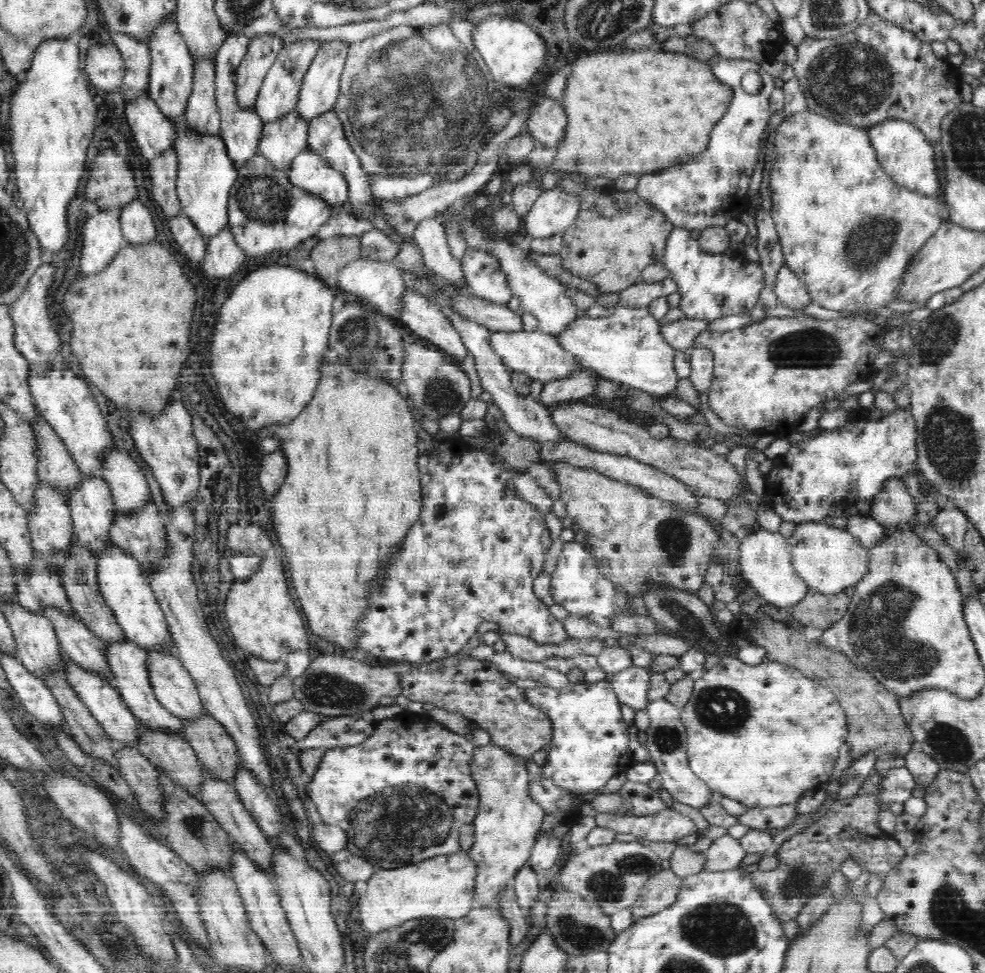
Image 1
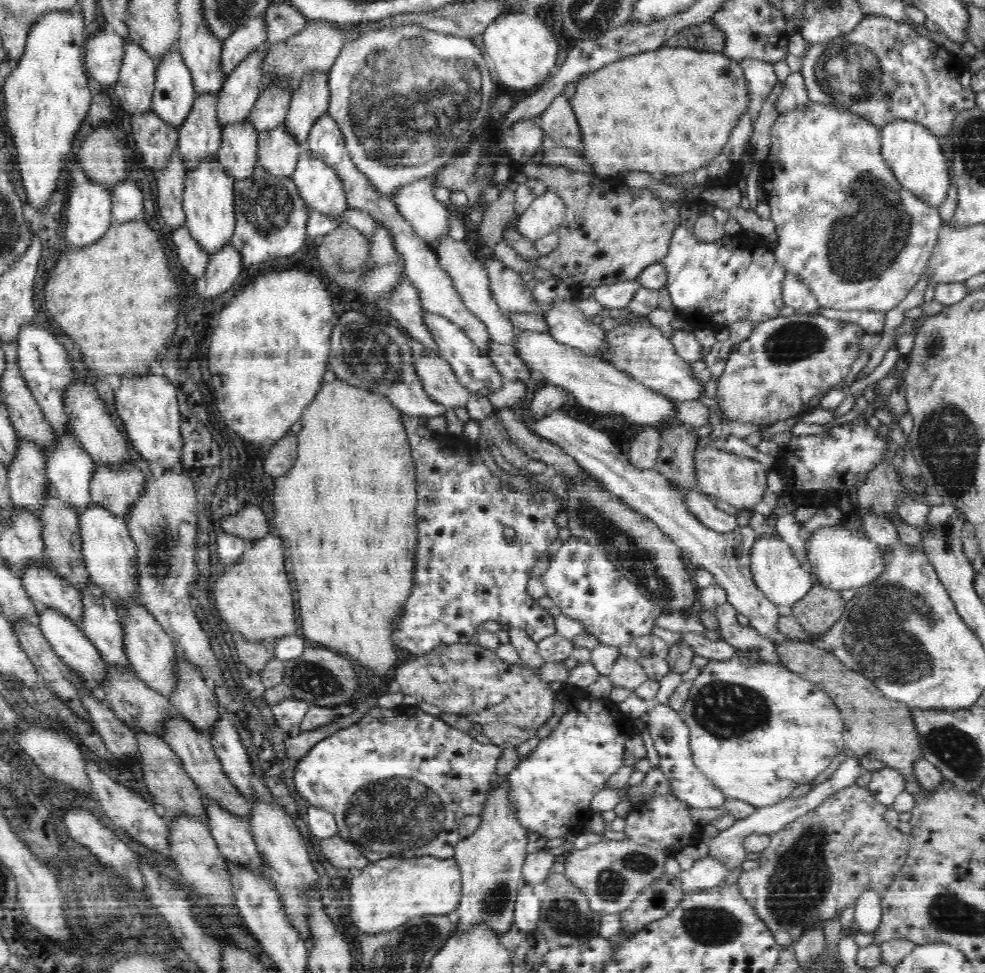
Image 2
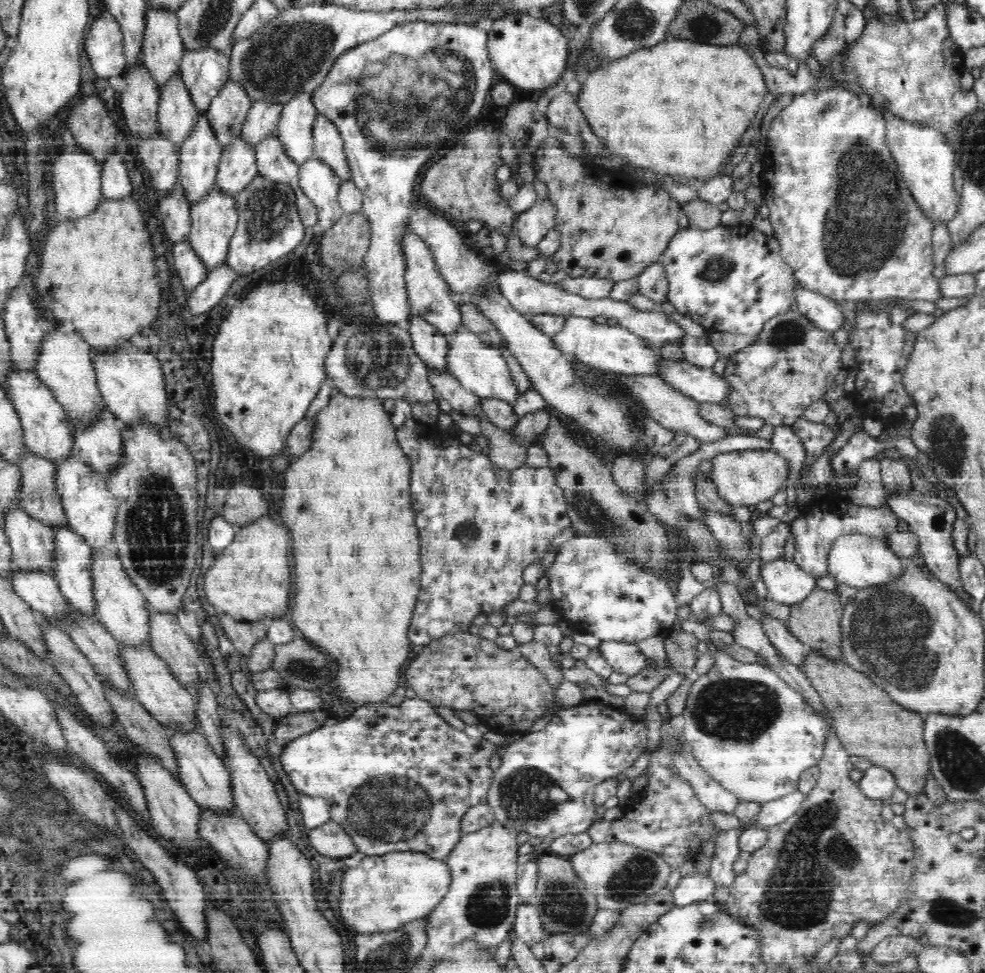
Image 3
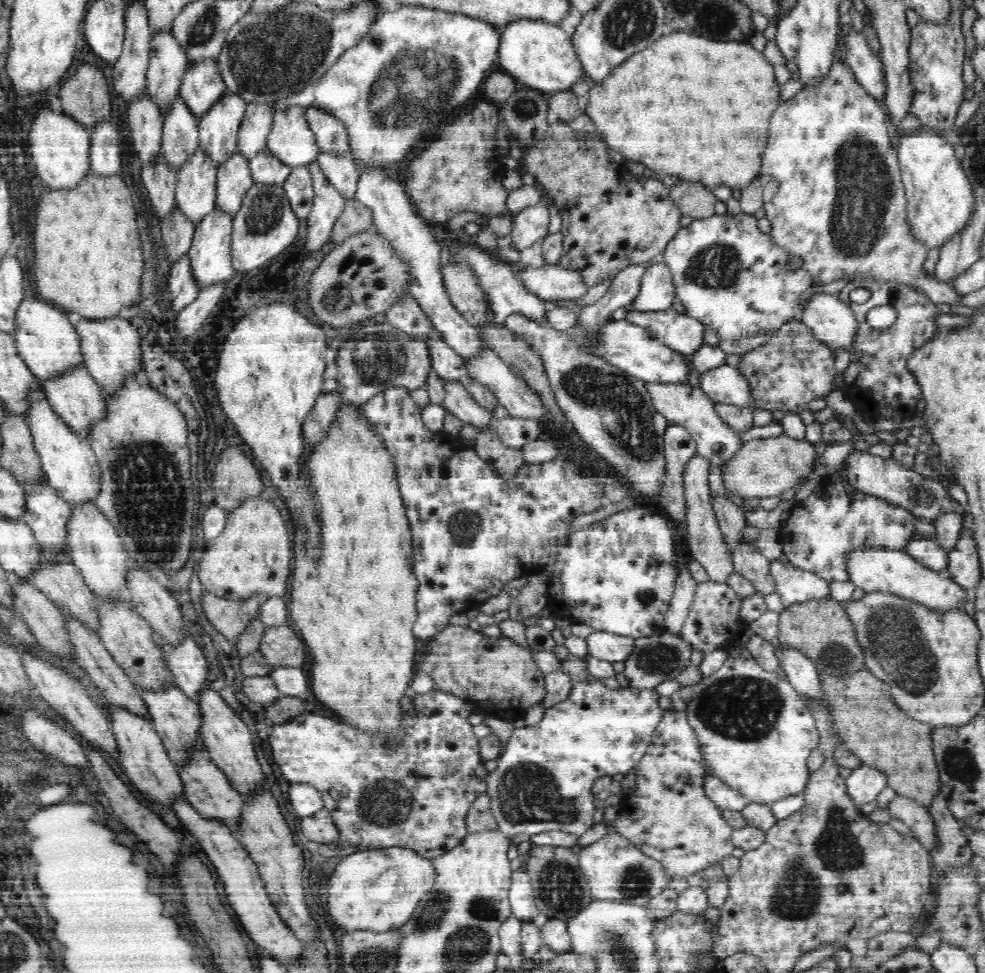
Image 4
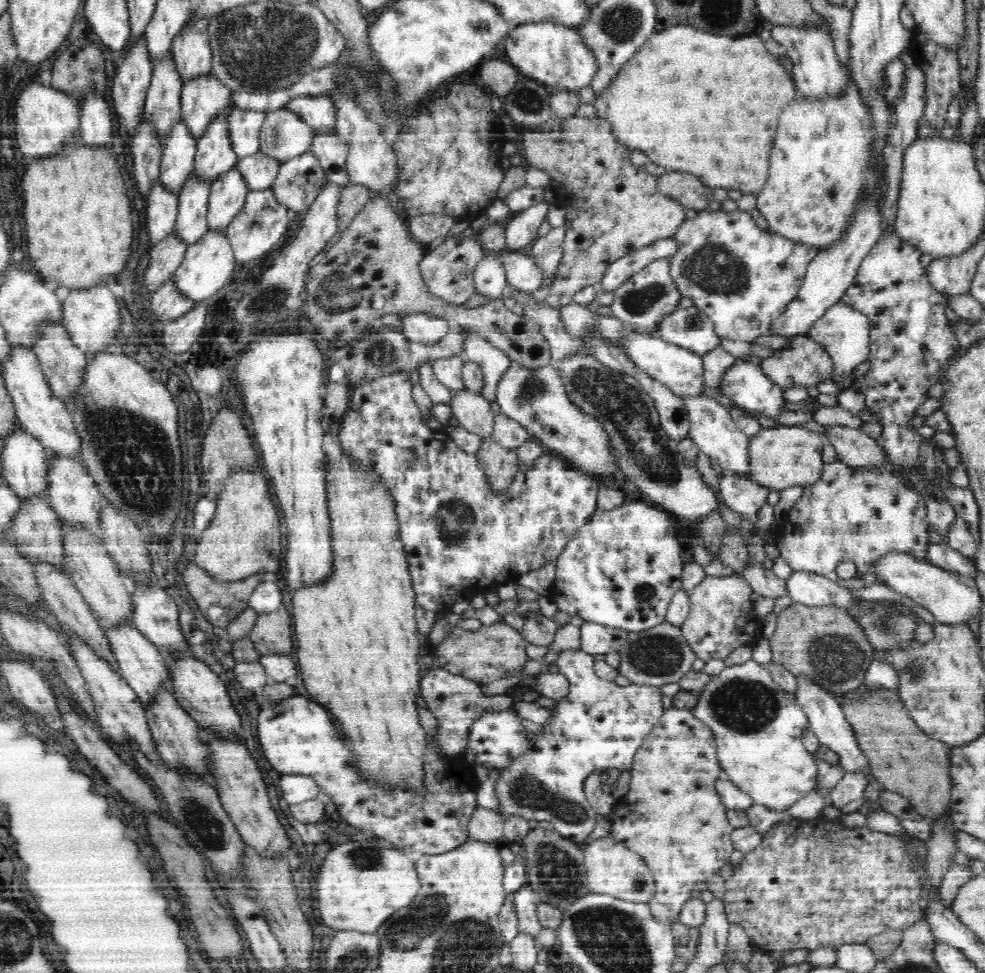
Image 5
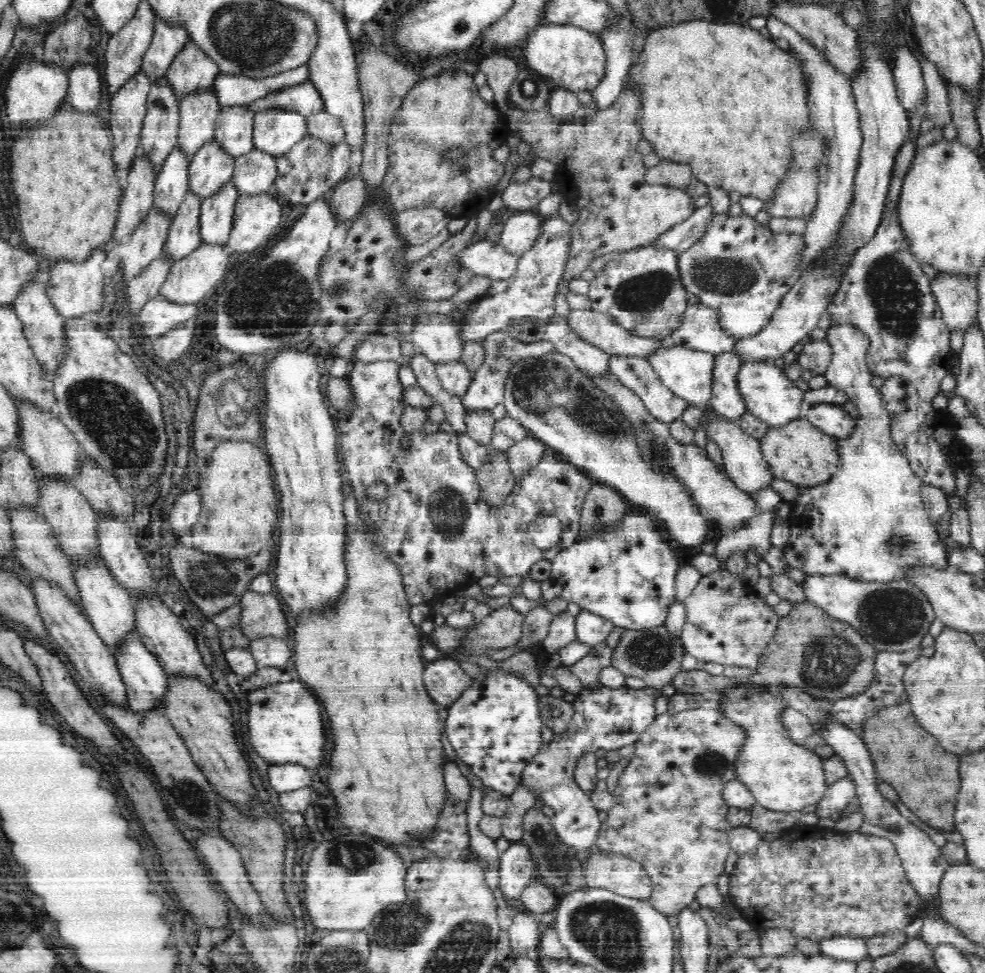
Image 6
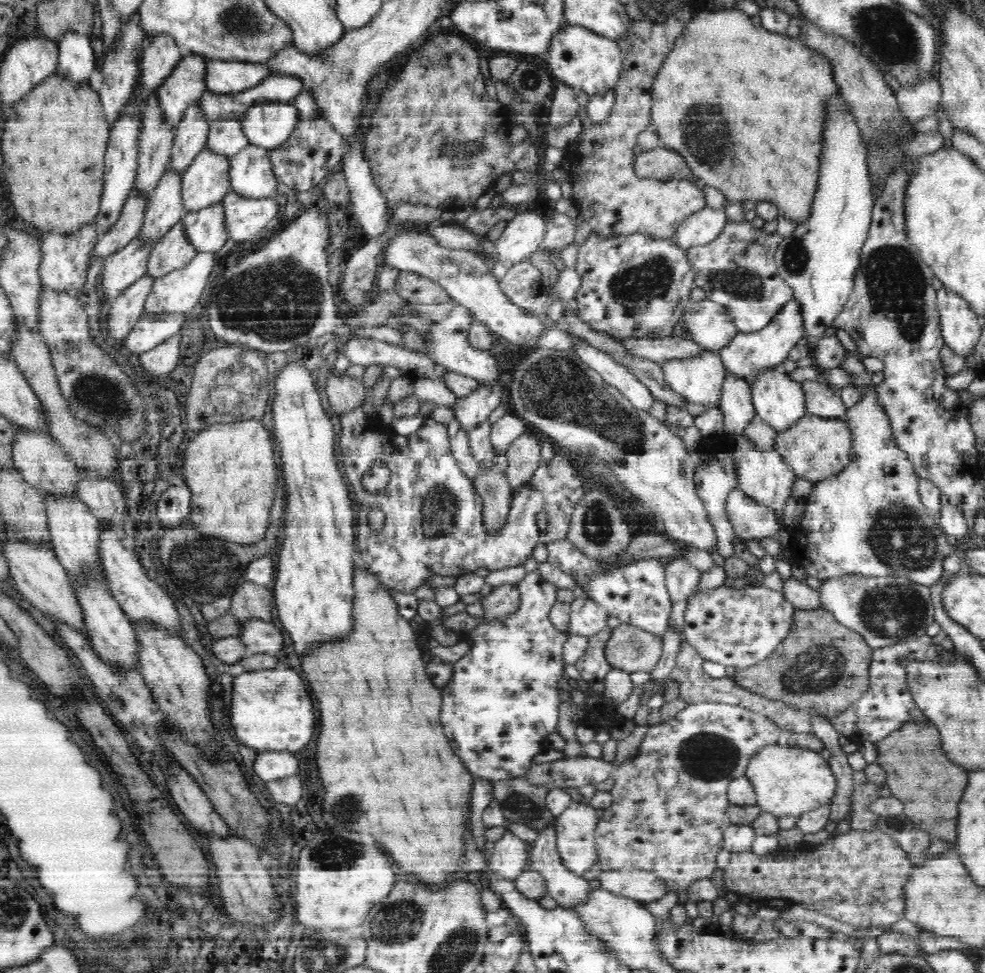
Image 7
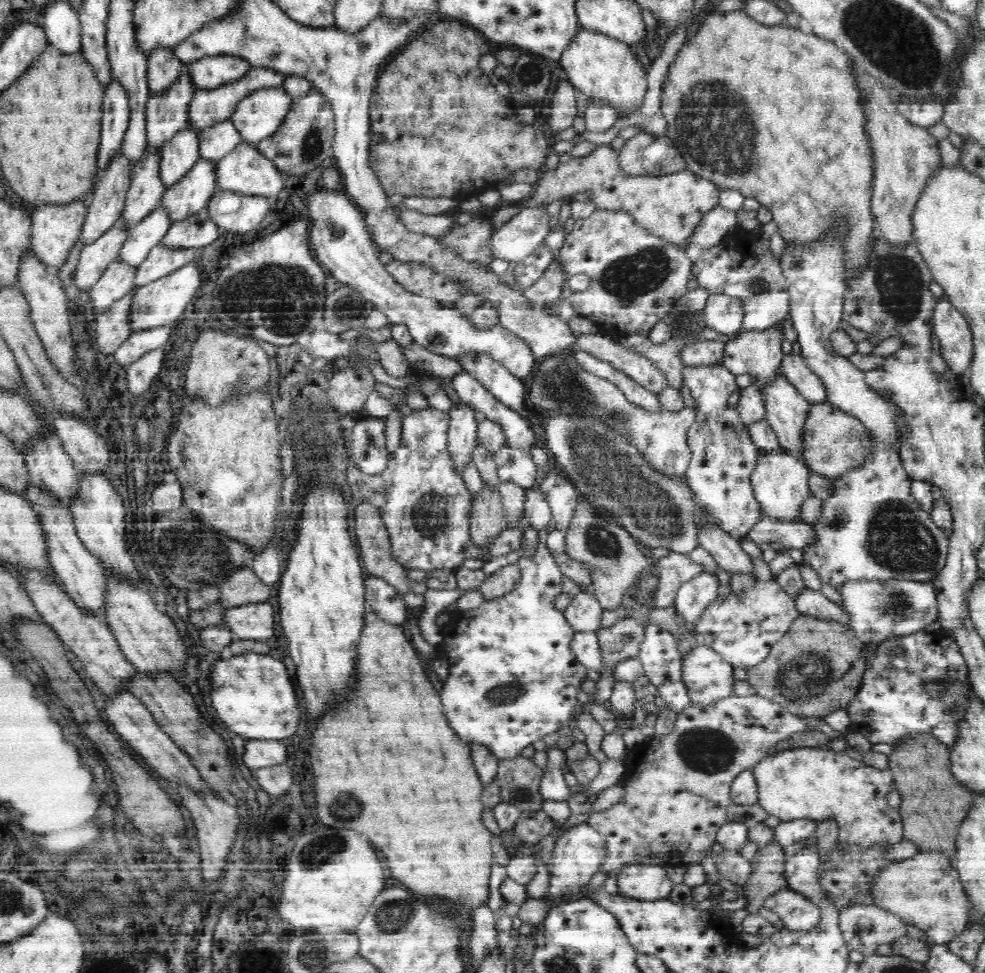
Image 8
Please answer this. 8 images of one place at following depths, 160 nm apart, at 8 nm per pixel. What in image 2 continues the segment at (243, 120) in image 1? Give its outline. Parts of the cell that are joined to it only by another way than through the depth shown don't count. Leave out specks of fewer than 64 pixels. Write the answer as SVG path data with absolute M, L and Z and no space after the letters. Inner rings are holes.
M264 14L236 28L236 30L232 32L225 41L223 41L223 48L220 57L220 65L222 65L222 68L220 68L220 71L224 71L224 80L231 74L234 68L244 60L244 58L267 41L268 25L266 25L266 17L264 17ZM249 120L224 126L221 140L222 144L216 155L218 156L219 163L224 166L224 173L232 177L235 182L244 181L252 177L254 170L257 168L258 137L258 130L252 126Z

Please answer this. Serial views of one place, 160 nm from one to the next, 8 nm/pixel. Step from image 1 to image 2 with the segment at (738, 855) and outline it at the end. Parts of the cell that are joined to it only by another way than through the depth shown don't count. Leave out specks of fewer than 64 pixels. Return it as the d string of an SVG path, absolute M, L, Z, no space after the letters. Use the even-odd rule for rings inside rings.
M706 856L698 859L692 868L683 869L677 877L686 895L692 890L698 892L722 884L727 874L728 870L721 862Z

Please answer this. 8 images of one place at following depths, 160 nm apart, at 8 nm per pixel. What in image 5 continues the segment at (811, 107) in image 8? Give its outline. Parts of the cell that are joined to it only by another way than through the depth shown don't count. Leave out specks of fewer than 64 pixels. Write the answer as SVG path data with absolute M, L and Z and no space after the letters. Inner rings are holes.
M676 25L661 31L658 30L656 34L650 36L647 42L640 47L640 50L628 62L624 63L616 78L612 80L612 84L609 84L608 88L600 96L597 96L593 105L597 110L596 118L604 119L605 122L608 122L616 140L628 147L628 150L638 149L643 151L650 162L659 164L667 171L693 174L700 180L701 184L712 190L716 188L738 190L743 194L757 196L766 185L769 176L768 152L770 152L772 144L776 140L774 132L776 132L776 120L780 120L780 108L784 108L784 104L788 104L788 102L792 102L798 97L796 89L793 77L786 72L781 59L764 52L764 41L760 39L757 33L742 36L742 38L732 38L732 36L702 32L702 30L690 28L690 26Z

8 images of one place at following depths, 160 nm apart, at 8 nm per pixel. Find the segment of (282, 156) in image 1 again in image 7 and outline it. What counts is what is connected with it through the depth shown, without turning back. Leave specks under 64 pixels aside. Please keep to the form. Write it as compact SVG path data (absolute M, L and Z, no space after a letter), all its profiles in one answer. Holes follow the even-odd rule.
M248 145L229 157L232 191L244 197L267 198L276 195L278 183L267 148Z

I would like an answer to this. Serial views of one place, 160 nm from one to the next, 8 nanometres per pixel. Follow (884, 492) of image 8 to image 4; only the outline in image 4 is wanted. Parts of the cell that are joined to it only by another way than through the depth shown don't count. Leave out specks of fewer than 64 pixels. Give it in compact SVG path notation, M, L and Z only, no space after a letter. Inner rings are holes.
M826 293L812 295L805 304L801 322L808 326L808 328L811 328L815 337L827 344L832 350L838 350L838 348L852 350L852 344L854 344L852 340L856 338L858 322L851 305L841 302L836 295ZM835 471L821 477L811 495L795 502L790 516L778 528L777 542L792 566L816 573L829 583L846 582L849 578L844 558L854 548L871 545L874 548L904 551L908 542L918 536L914 529L914 520L916 515L912 515L908 509L854 488Z

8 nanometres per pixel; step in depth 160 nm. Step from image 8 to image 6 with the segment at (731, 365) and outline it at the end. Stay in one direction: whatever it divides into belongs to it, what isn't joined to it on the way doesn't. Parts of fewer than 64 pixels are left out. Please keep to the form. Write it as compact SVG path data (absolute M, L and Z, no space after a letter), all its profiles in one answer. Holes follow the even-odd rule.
M864 42L862 54L866 56L866 64L863 64L862 60L851 81L863 138L852 207L840 224L841 232L837 234L837 240L826 250L824 256L818 257L802 271L796 284L784 295L769 323L758 334L736 341L733 350L739 356L741 364L780 358L809 336L816 328L822 313L832 304L835 292L839 290L843 274L851 266L852 259L860 248L871 242L872 236L876 236L876 230L882 221L896 154L900 152L900 146L908 140L909 113L900 104L897 90L894 88L893 70L888 68L886 58L882 58L880 52L868 42Z

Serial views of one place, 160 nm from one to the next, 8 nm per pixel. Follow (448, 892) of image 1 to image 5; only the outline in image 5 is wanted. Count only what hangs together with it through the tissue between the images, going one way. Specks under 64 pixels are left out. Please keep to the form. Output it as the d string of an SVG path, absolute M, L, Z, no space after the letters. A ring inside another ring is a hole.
M356 838L330 849L317 876L320 920L334 930L374 932L390 914L406 908L420 890L419 873L402 849L384 846L372 838Z

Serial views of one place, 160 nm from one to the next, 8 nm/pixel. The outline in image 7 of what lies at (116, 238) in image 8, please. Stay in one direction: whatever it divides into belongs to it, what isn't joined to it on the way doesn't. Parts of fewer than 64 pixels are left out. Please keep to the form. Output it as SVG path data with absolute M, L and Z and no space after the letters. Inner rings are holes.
M133 190L118 220L109 229L103 231L103 235L98 239L96 244L98 260L115 254L139 236L146 216L146 208L148 208L148 199L140 197L140 193Z

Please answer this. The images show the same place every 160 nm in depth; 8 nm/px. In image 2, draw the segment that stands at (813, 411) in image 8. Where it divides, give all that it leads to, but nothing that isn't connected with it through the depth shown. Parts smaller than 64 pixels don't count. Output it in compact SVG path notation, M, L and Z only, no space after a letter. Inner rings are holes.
M708 445L695 452L694 467L696 467L696 479L698 479L697 488L700 491L727 502L738 510L752 510L764 498L770 470L754 459L725 452Z

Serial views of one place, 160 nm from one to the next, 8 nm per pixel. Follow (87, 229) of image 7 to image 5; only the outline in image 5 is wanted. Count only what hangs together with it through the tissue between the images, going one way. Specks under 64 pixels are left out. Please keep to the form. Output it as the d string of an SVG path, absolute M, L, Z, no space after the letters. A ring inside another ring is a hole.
M98 283L94 287L72 290L61 295L63 327L70 334L69 337L76 344L76 347L82 352L86 352L90 359L94 352L112 346L112 340L118 336L116 332L120 332L120 322L122 322L120 320L120 310L118 310L116 297L108 286L108 283Z

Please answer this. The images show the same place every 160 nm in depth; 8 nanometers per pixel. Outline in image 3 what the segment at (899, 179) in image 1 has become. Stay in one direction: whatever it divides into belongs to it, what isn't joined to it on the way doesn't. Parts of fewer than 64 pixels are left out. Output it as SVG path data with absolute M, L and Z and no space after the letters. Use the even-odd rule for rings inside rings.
M887 109L882 113L886 120L888 150L910 195L936 226L952 221L960 207L961 194L954 189L955 156L945 134L928 125L902 120Z

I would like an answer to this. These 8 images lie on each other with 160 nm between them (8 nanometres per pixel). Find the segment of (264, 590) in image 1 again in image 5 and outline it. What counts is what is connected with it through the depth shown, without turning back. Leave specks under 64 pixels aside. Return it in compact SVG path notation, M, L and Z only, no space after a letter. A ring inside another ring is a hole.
M233 471L214 499L216 512L197 538L194 563L212 578L228 583L240 582L256 574L276 574L284 562L284 554L280 554L283 526L268 493L266 478L260 471Z

